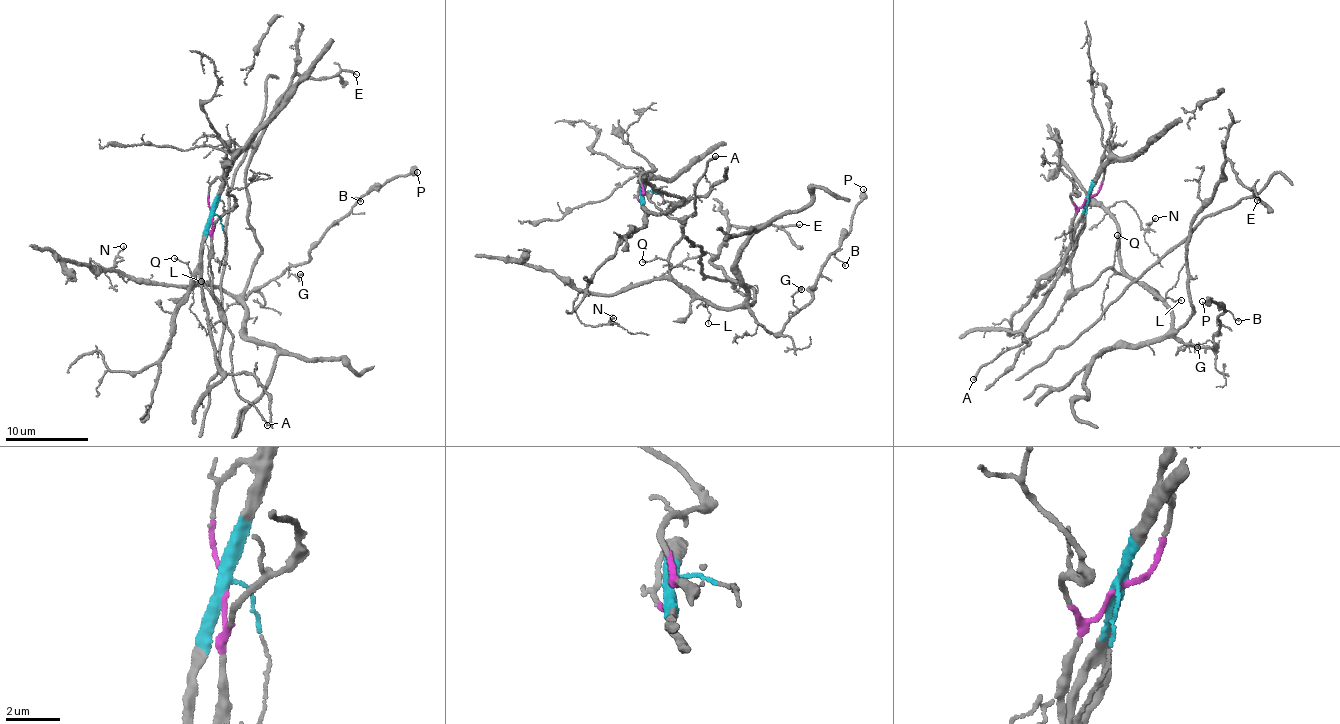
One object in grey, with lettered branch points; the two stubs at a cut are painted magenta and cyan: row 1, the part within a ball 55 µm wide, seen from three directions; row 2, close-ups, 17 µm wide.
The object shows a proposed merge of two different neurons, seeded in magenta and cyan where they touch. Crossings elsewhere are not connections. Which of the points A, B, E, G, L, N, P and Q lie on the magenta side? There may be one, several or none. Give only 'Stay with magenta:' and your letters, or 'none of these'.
Stay with magenta: A, B, E, G, L, N, P, Q

